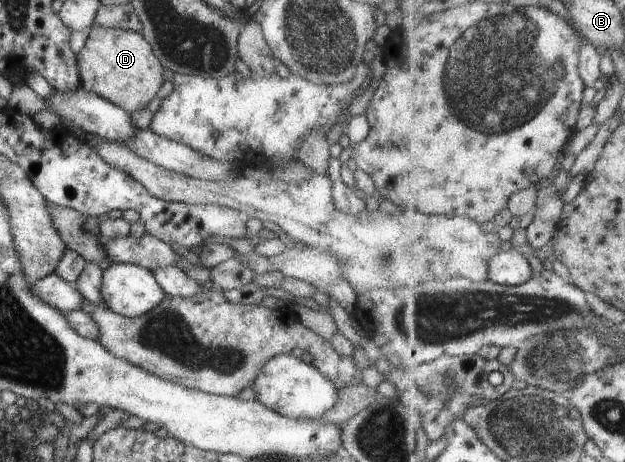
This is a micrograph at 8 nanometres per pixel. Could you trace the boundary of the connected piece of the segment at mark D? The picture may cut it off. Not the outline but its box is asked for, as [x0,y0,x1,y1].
[76,26,163,114]

